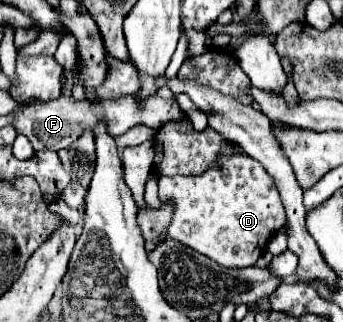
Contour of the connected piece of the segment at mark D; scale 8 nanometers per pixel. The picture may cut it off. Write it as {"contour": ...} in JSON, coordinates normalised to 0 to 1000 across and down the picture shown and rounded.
{"contour":[[[659,463],[659,469],[647,475],[641,519],[618,519],[618,525],[606,525],[601,537],[589,537],[589,543],[577,543],[577,550],[519,550],[519,543],[484,550],[484,543],[466,543],[466,550],[461,550],[461,581],[466,581],[466,618],[472,618],[472,612],[501,618],[507,637],[513,637],[513,649],[507,649],[507,686],[501,686],[501,699],[496,699],[496,711],[490,711],[490,736],[525,748],[525,755],[542,761],[542,767],[560,767],[560,773],[577,780],[577,786],[595,786],[595,792],[612,798],[618,811],[636,811],[641,823],[659,823],[659,829],[729,829],[729,823],[741,823],[746,804],[776,780],[787,742],[793,742],[793,736],[828,705],[828,693],[834,693],[834,668],[828,668],[828,649],[822,649],[822,624],[816,624],[816,606],[810,606],[810,593],[805,593],[805,575],[799,575],[793,550],[764,525],[764,512],[752,512],[752,500],[741,500],[741,494],[723,488],[717,475],[682,475],[682,469]]]}

